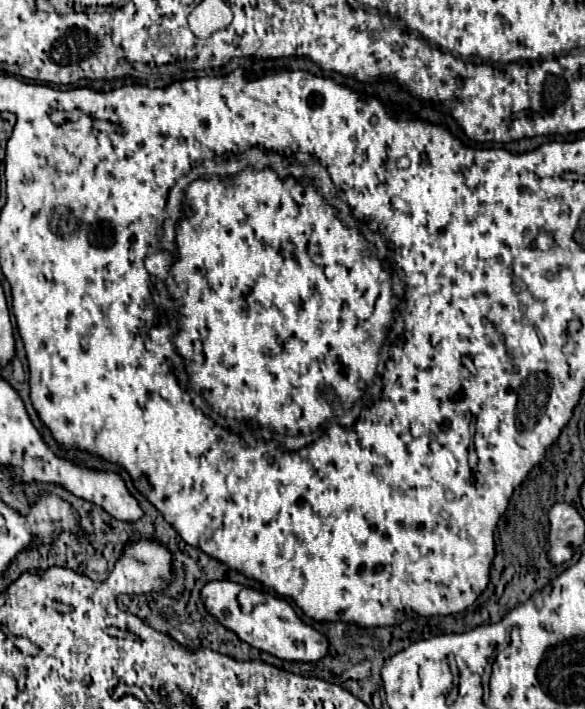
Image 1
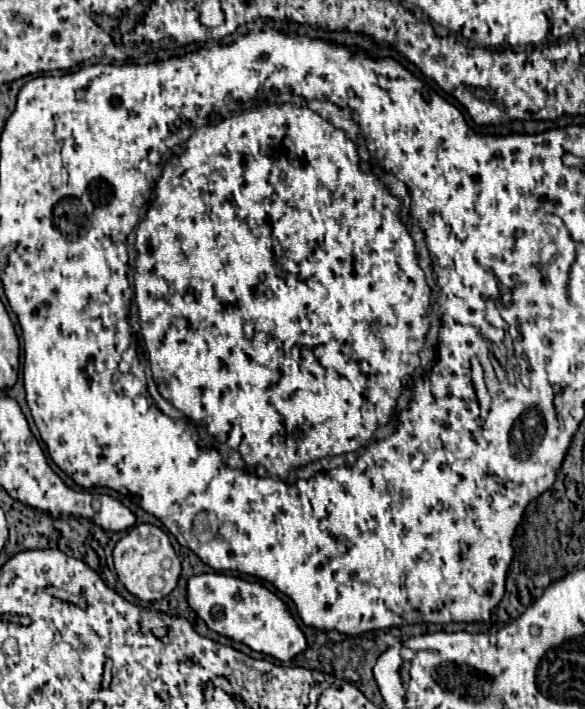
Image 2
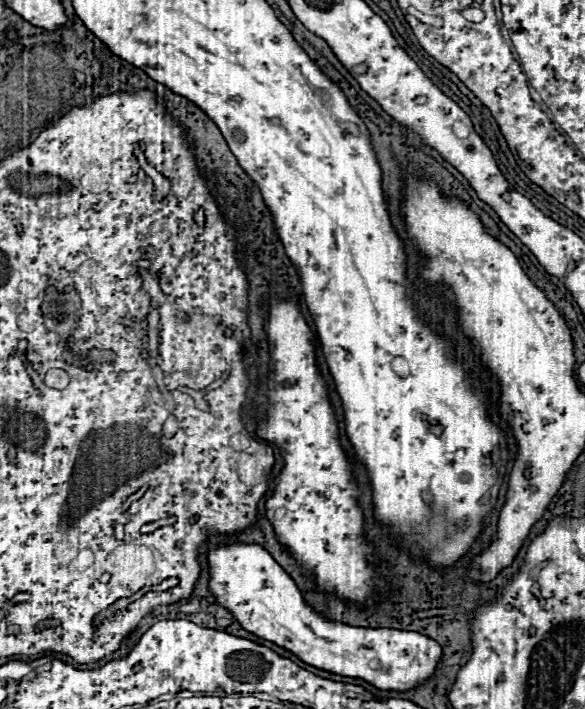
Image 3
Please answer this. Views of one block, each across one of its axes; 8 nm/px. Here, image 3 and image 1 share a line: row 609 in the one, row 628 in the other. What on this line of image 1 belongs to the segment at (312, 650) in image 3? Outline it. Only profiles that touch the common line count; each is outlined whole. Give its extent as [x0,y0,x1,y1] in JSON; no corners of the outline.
[200,580,328,662]

